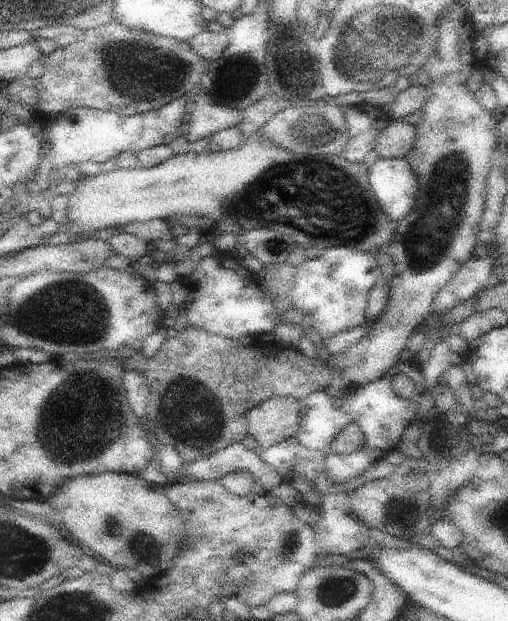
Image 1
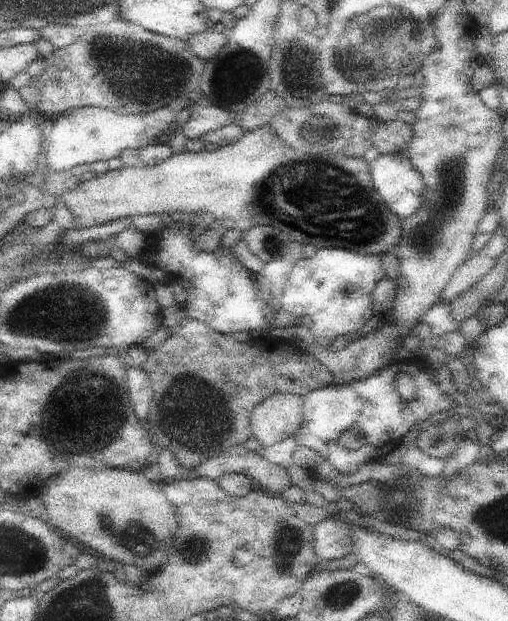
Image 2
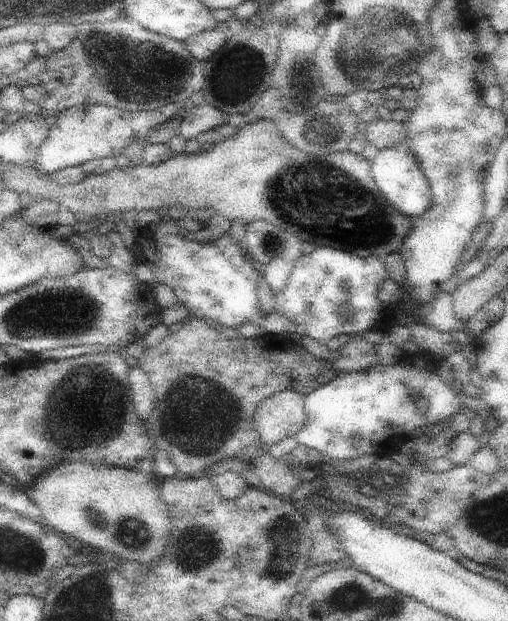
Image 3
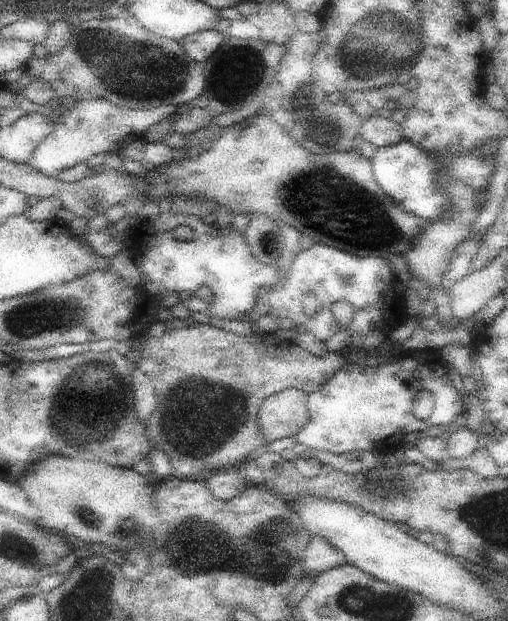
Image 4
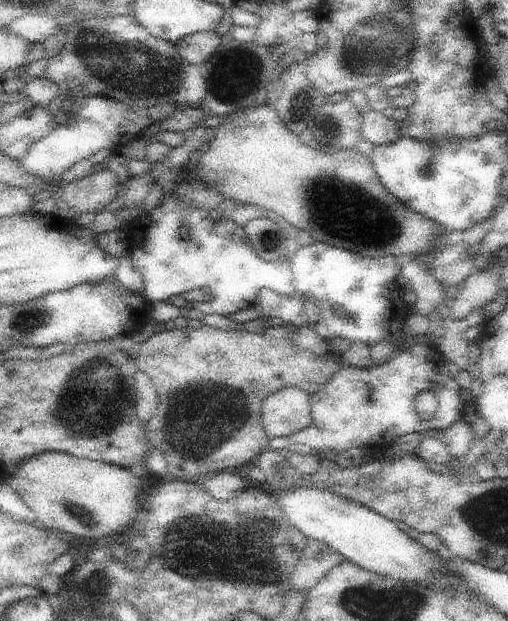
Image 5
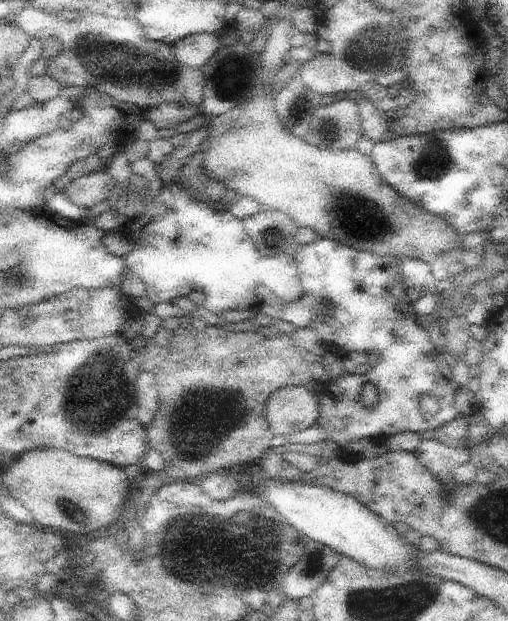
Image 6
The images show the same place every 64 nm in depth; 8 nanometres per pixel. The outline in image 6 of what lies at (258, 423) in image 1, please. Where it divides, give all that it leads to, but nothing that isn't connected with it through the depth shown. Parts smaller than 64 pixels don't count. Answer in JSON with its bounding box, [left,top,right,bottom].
[266,385,322,435]

